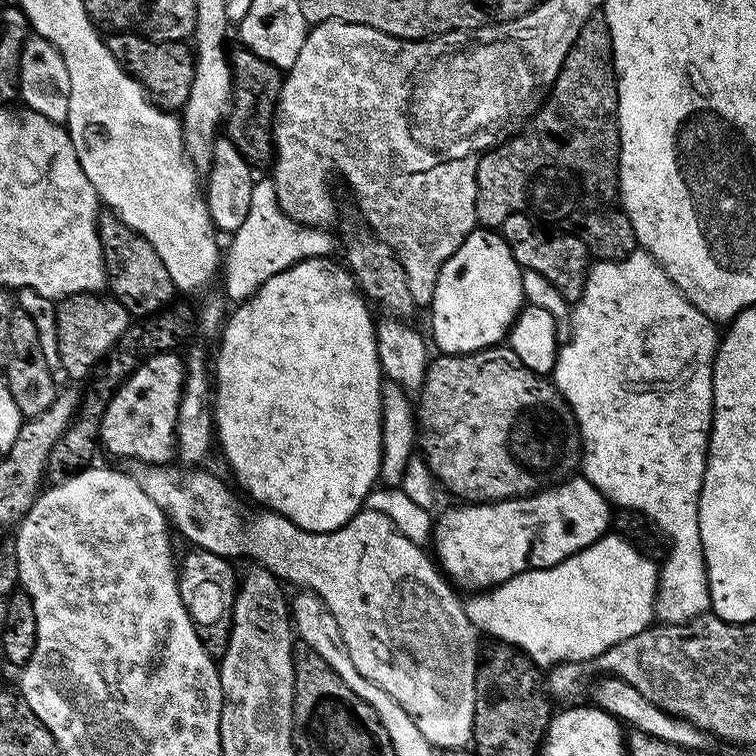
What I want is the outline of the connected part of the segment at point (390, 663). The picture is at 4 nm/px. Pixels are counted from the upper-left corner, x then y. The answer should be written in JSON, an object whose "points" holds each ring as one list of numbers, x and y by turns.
{"points":[[149,464,141,467,139,469,141,472,137,471,135,477,142,486,142,490,146,490,146,494,150,494,150,498,154,498,154,502,158,502,158,506,164,511,164,515,170,518,175,529,177,526,181,534,189,540,189,545,205,548,210,550,210,554,218,554,229,558,249,556,252,559,249,561,269,568,276,575,277,580,281,582,289,580,292,584,301,584,299,586,301,589,313,592,318,598,322,598,324,605,330,610,330,614,334,614,334,622,338,622,342,642,350,654,350,662,354,662,354,666,358,669,358,674,370,678,370,682,374,682,374,686,382,686,382,690,386,690,386,694,390,694,390,698,394,698,394,702,398,702,398,706,402,706,402,710,406,710,406,714,410,714,410,718,418,726,418,730,422,731,426,740,434,748,440,750,466,748,471,743,473,722,476,717,476,674,478,671,476,639,478,639,478,633,466,614,465,601,456,597,458,595,457,589,446,579,443,571,438,567,437,561,429,553,429,557,424,553,425,549,421,545,410,542,410,538,403,536,394,526,394,522,390,522,390,518,386,518,386,514,378,514,367,507,354,518,350,518,350,522,346,522,346,526,342,526,333,532,302,530,294,522,290,522,284,516,280,516,271,510,256,510,260,512,254,513,253,516,244,516,244,512,240,509,240,504,235,500,231,490,214,473,200,472,204,470,181,470,179,467,176,467,177,469,172,467]]}

